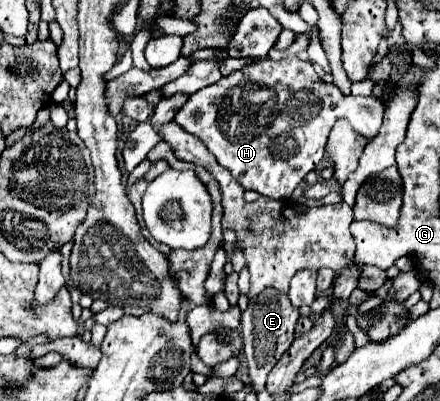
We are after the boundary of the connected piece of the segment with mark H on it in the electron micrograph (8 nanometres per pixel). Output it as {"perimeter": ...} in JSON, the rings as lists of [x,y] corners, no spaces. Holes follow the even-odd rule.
{"perimeter":[[[297,56],[279,62],[263,58],[261,62],[253,62],[243,70],[223,76],[219,82],[207,86],[205,90],[191,94],[181,106],[181,110],[175,114],[175,122],[185,132],[195,134],[199,140],[203,140],[209,152],[217,158],[217,162],[225,166],[241,182],[241,186],[245,186],[245,190],[257,190],[259,194],[271,198],[291,198],[303,176],[319,166],[325,154],[323,150],[327,144],[327,136],[339,118],[349,120],[353,130],[357,130],[365,138],[373,138],[383,120],[381,102],[377,102],[375,96],[345,96],[335,84],[321,82],[315,76],[313,66],[301,62]],[[299,90],[301,104],[289,104],[293,94]]]}

